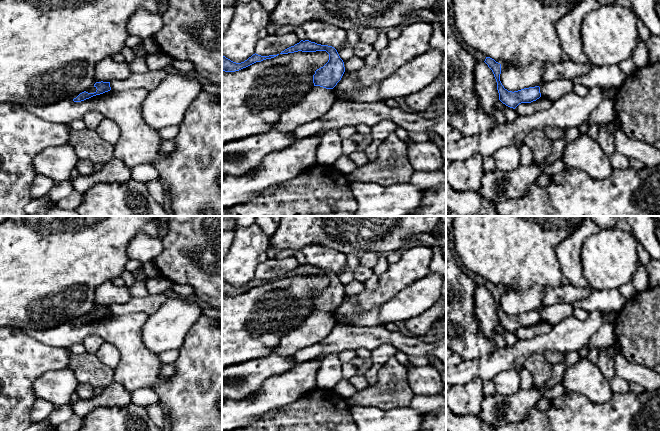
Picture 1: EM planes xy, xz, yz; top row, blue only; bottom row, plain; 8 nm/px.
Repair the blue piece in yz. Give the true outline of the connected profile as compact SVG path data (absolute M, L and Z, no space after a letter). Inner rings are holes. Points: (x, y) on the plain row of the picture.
M486 281L484 286L492 294L497 306L499 324L506 330L515 333L521 327L531 327L541 321L539 310L524 312L514 316L508 315L500 305L501 288L490 281Z

